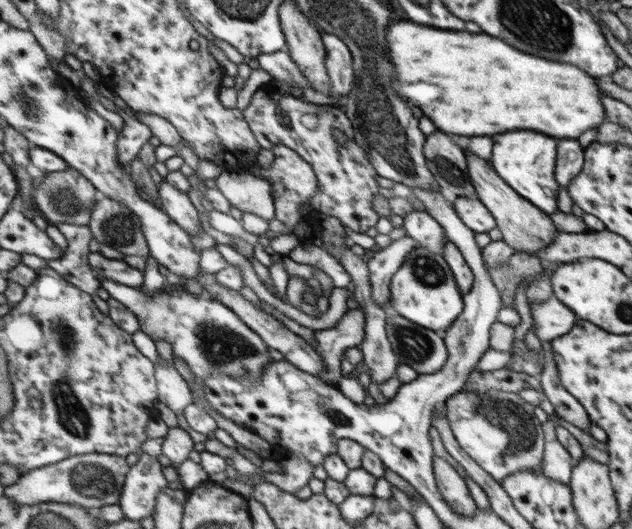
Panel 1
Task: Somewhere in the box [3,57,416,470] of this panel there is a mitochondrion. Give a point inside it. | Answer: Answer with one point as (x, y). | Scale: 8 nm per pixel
(74, 416)

